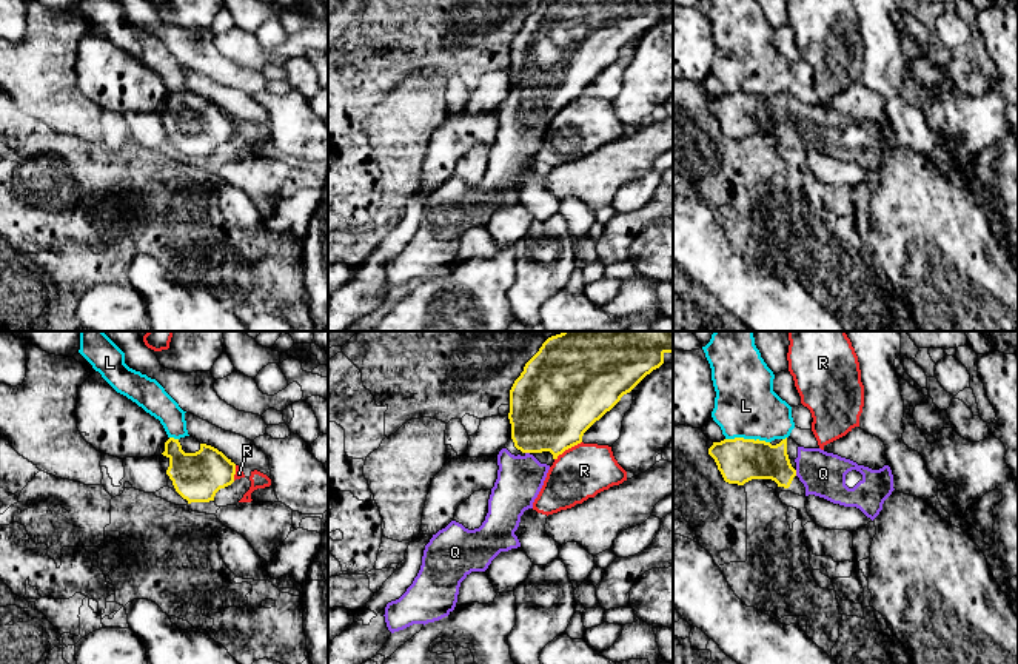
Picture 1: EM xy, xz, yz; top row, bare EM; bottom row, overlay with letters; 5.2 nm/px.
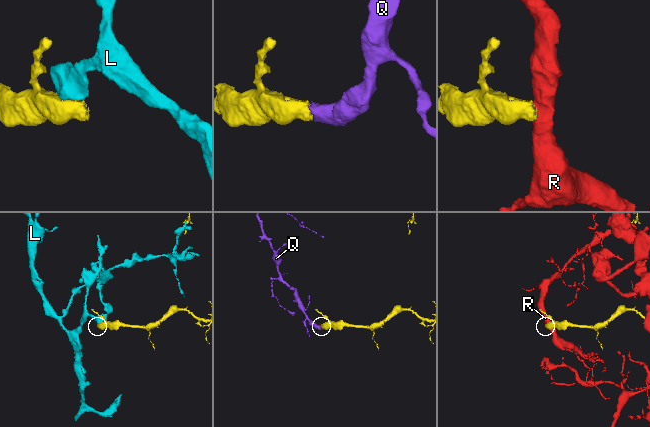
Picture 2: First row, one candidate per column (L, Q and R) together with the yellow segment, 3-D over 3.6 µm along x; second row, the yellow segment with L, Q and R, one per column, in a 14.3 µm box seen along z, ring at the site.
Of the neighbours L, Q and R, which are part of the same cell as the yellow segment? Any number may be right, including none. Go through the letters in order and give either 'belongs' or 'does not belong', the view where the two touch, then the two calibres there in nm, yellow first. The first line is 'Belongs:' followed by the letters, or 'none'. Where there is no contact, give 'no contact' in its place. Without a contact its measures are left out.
Belongs: Q
L: does not belong | yz | 220/320 nm
Q: belongs | yz | 200/220 nm
R: does not belong | xz | 440/280 nm

